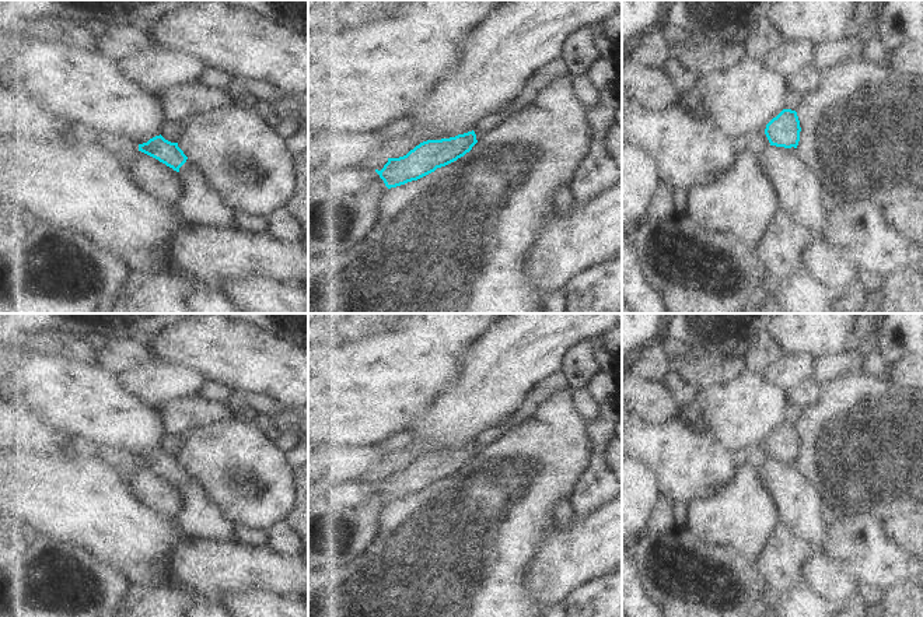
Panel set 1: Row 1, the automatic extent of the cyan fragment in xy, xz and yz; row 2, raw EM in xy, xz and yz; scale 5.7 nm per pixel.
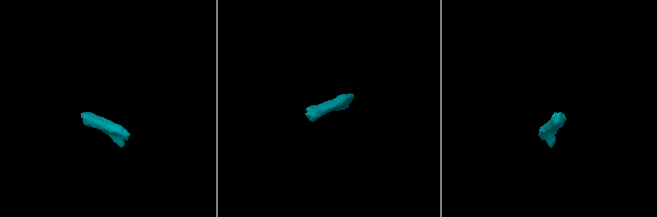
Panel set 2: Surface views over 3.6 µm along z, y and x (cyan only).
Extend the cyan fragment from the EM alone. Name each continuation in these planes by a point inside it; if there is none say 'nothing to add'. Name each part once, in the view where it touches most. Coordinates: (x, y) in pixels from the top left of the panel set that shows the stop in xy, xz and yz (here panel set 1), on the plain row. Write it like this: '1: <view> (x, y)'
1: xy (202, 516)

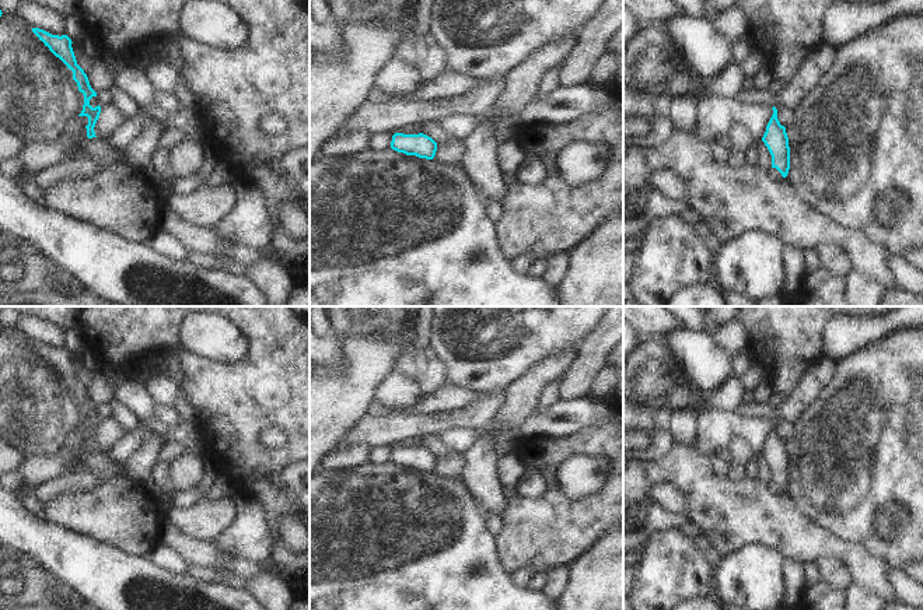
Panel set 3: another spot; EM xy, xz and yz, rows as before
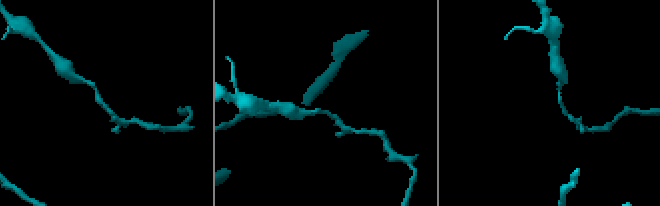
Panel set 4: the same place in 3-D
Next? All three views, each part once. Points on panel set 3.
nothing to add

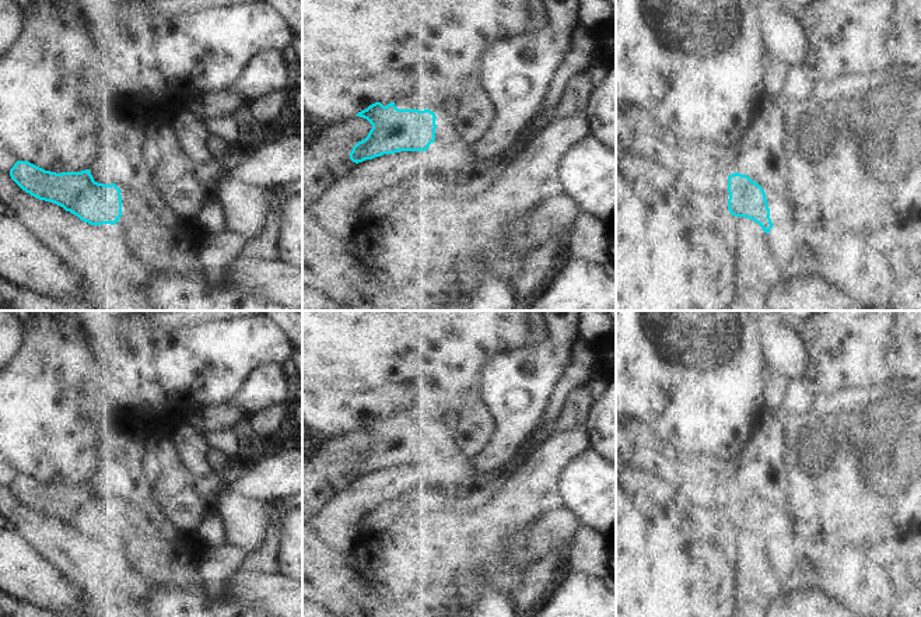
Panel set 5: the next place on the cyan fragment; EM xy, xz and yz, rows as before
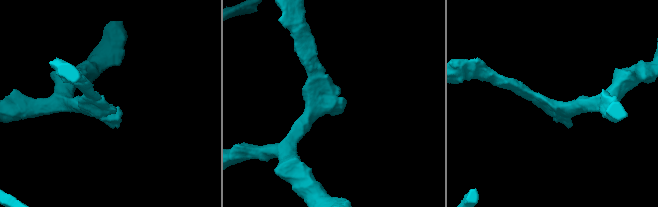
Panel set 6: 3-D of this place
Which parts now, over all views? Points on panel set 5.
1: xz (450, 469)

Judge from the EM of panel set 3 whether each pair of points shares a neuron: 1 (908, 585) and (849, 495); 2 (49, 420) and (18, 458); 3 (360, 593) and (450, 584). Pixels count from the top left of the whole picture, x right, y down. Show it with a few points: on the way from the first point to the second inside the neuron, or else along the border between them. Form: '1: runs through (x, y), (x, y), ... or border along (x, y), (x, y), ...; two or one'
1: border along (890, 565), (902, 570); two
2: border along (14, 445), (27, 458); two
3: runs through (383, 588), (387, 584), (427, 584); one

